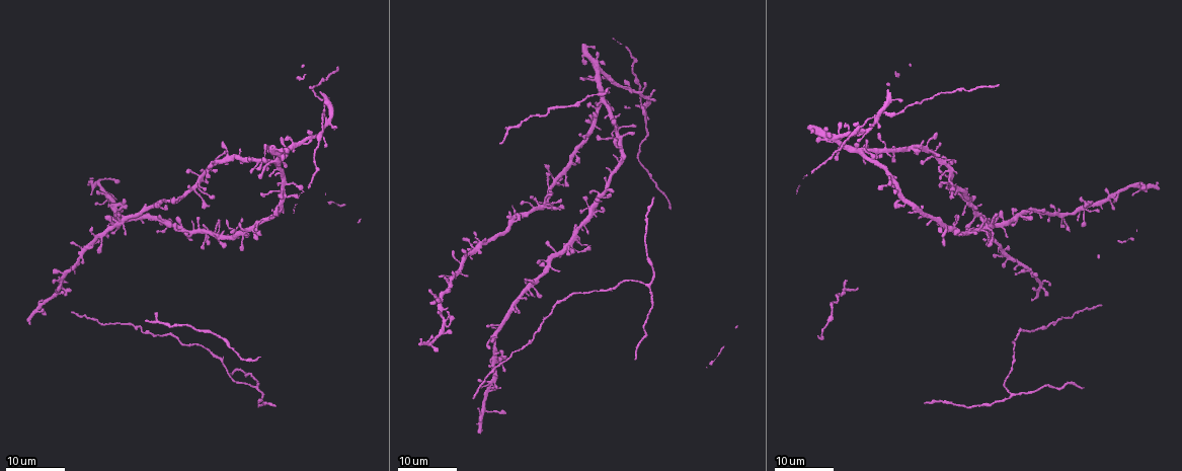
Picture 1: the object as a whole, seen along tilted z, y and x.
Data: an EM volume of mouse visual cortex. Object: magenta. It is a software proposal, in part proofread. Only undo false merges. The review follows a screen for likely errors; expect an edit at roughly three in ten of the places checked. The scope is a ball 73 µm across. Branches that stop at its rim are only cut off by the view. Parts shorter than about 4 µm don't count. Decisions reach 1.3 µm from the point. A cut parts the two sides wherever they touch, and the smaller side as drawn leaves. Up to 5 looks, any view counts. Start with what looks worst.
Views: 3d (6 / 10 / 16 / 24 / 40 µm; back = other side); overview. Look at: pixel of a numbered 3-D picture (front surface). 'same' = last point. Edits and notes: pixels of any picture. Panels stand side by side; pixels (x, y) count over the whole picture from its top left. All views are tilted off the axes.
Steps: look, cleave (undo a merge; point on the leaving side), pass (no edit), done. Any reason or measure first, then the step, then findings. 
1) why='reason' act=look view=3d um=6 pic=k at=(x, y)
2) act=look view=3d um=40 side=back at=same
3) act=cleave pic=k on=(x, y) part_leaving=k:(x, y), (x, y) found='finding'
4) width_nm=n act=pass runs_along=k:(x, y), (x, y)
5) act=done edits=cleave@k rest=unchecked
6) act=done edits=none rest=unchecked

act=look view=3d um=16 pic=1 at=(987, 229)

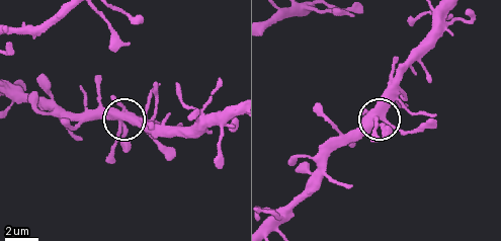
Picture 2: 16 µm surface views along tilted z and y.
act=look view=3d um=10 pic=2 at=(384, 120)

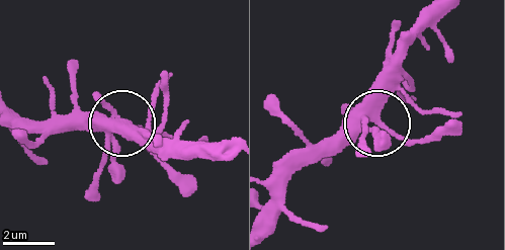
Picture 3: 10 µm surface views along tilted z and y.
width_nm=360 act=pass found='continuous, no second cell'

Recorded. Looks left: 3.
why='arms part here' act=look view=3d um=24 pic=1 at=(279, 167)

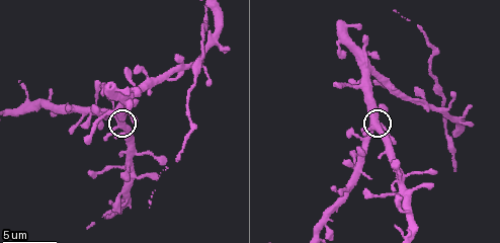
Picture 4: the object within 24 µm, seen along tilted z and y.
act=look view=3d um=6 pic=4 at=(376, 127)

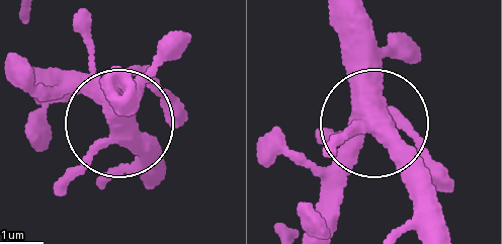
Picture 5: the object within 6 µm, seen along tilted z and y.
act=pass found='one cell here'

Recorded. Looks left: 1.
act=done edits=none rest=unchecked

